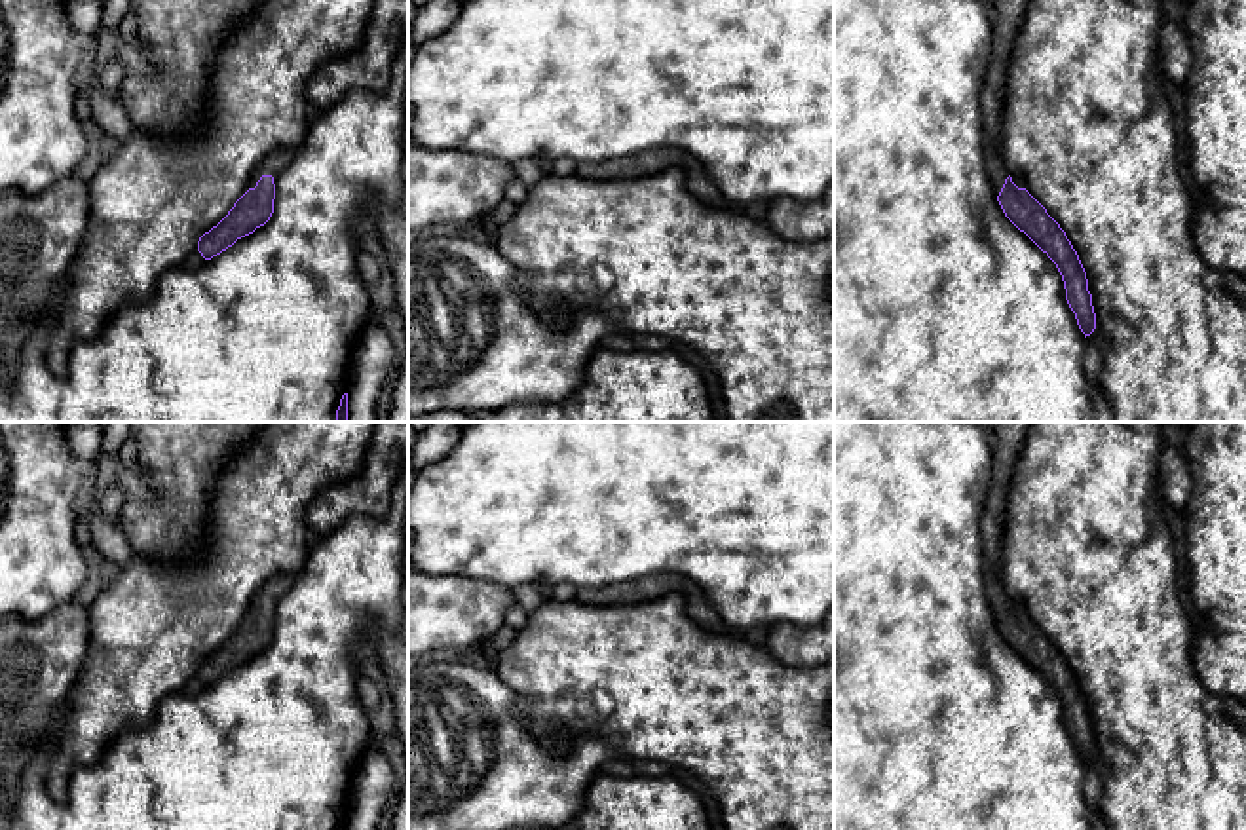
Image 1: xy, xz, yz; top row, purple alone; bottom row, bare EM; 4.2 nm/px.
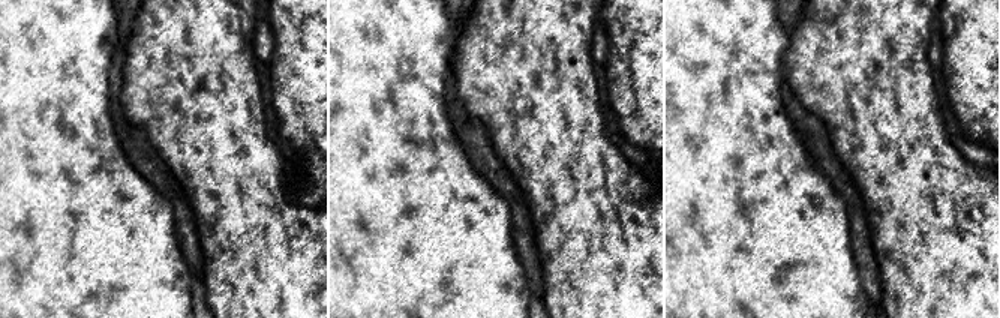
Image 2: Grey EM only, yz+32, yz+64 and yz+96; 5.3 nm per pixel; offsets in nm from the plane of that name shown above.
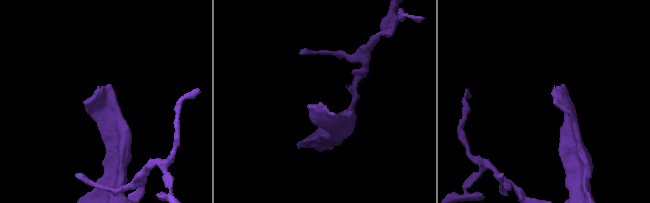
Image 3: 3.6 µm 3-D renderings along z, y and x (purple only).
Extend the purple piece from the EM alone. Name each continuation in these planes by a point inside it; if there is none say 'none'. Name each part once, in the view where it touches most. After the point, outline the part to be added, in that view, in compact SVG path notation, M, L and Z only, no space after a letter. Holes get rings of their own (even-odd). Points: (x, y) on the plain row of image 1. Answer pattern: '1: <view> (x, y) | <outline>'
1: yz (1007, 441) | M1001 422L997 429L990 435L993 448L993 471L988 501L980 519L980 536L984 551L986 596L995 621L999 621L1009 600L1018 613L1026 613L1026 608L1018 600L1012 600L1005 591L1005 579L1001 575L1001 549L1009 488L1016 462L1028 441L1028 431L1031 424L1033 422Z

